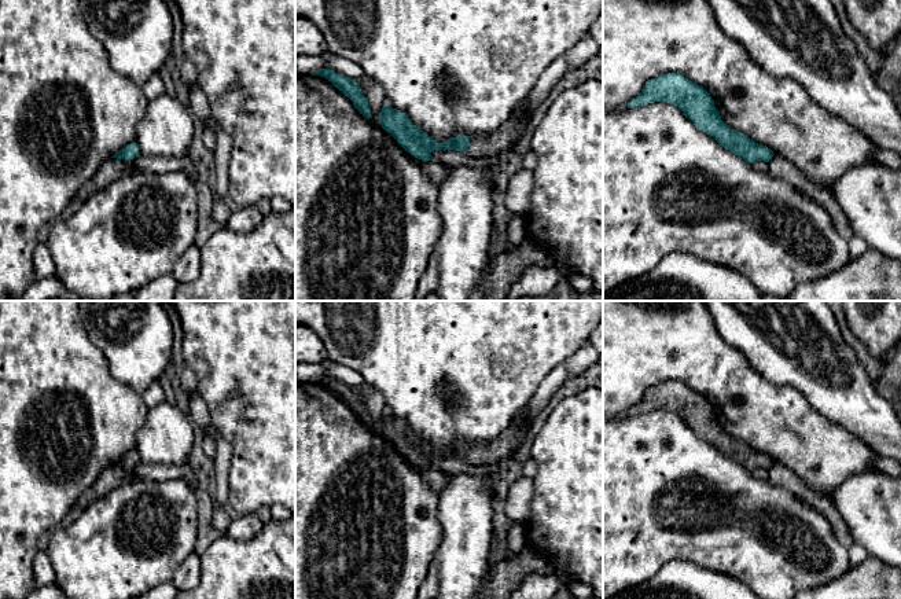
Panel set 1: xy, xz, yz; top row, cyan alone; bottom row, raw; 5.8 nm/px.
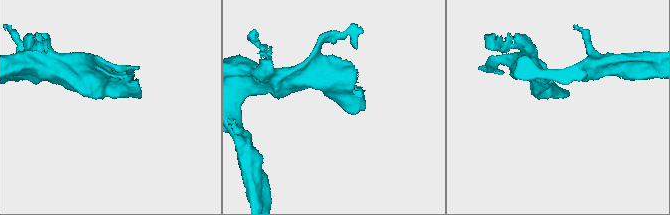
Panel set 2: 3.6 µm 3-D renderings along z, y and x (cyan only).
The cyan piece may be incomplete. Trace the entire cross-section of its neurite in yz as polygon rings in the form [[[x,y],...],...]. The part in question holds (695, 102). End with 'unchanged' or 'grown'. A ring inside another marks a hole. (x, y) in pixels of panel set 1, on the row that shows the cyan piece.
[[[665,73],[648,80],[640,95],[628,103],[628,107],[635,109],[654,102],[677,106],[694,125],[749,163],[755,161],[769,162],[775,155],[766,146],[755,143],[747,135],[727,125],[721,120],[710,93],[678,73]]] | unchanged

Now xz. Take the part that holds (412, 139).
[[[521,103],[515,107],[511,118],[493,133],[475,135],[471,139],[466,135],[457,135],[444,143],[437,143],[424,131],[413,125],[405,113],[389,104],[385,104],[379,113],[382,128],[407,152],[422,161],[434,161],[431,157],[434,150],[456,150],[471,157],[490,157],[508,152],[522,136],[529,120],[525,113],[525,103]]] | grown

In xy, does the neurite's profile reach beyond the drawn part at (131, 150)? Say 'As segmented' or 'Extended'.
As segmented

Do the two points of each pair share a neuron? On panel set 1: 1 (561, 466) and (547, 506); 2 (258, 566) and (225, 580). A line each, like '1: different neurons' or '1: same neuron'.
1: same neuron
2: same neuron

